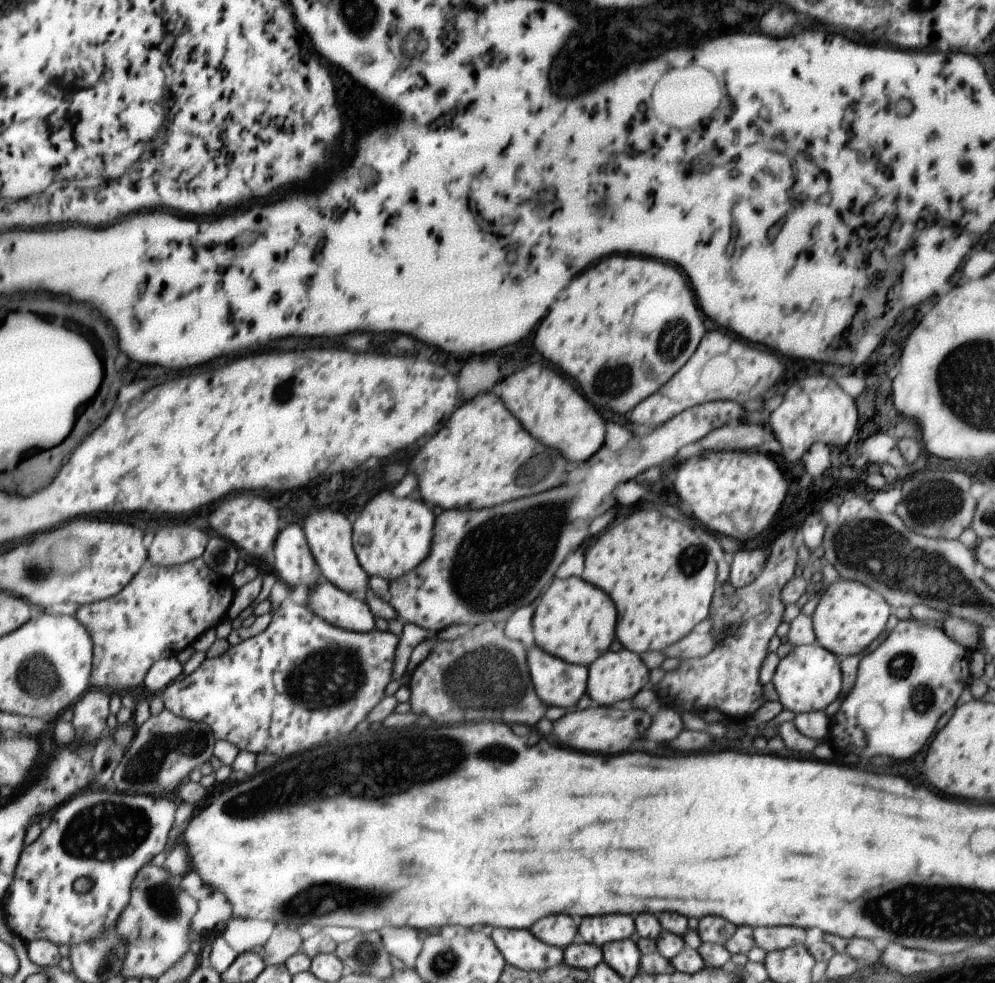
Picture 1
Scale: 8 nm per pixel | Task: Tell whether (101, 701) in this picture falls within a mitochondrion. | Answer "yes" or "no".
no

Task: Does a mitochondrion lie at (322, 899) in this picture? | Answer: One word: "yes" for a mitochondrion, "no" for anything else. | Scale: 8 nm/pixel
yes

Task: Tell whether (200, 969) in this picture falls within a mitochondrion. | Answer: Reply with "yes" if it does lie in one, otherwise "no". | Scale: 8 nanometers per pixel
no

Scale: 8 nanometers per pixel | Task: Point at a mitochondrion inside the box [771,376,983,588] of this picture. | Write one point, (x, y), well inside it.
(937, 509)

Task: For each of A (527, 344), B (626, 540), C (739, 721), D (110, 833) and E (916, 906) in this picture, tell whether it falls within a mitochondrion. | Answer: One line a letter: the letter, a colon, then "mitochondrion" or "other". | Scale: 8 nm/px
A: other
B: other
C: other
D: mitochondrion
E: mitochondrion

